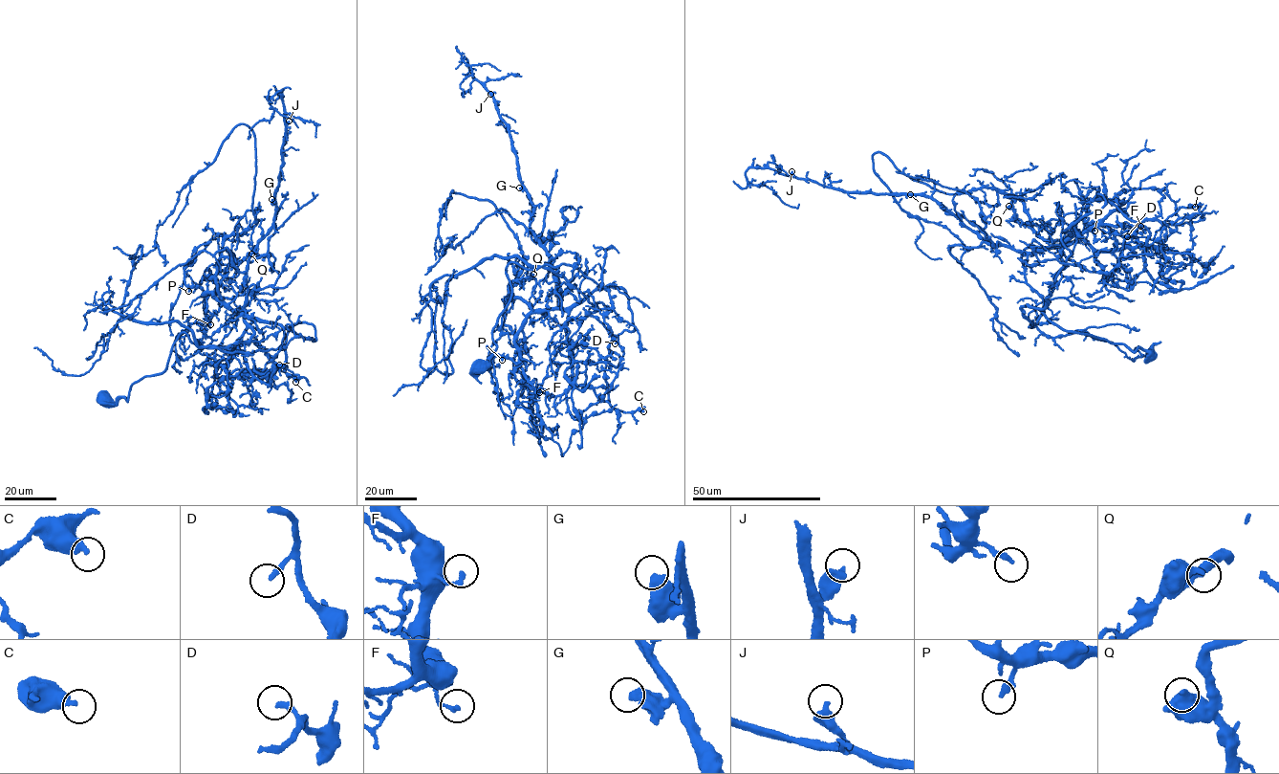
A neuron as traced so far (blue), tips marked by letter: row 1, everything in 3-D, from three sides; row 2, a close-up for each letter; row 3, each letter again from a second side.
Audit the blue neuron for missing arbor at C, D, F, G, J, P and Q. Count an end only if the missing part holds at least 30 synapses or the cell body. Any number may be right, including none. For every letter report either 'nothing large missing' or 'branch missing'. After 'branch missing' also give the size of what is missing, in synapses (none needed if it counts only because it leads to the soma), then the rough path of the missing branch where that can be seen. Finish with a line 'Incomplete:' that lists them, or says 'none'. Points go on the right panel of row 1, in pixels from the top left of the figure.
C: nothing large missing
D: nothing large missing
F: nothing large missing
G: nothing large missing
J: nothing large missing
P: nothing large missing
Q: nothing large missing
Incomplete: none

